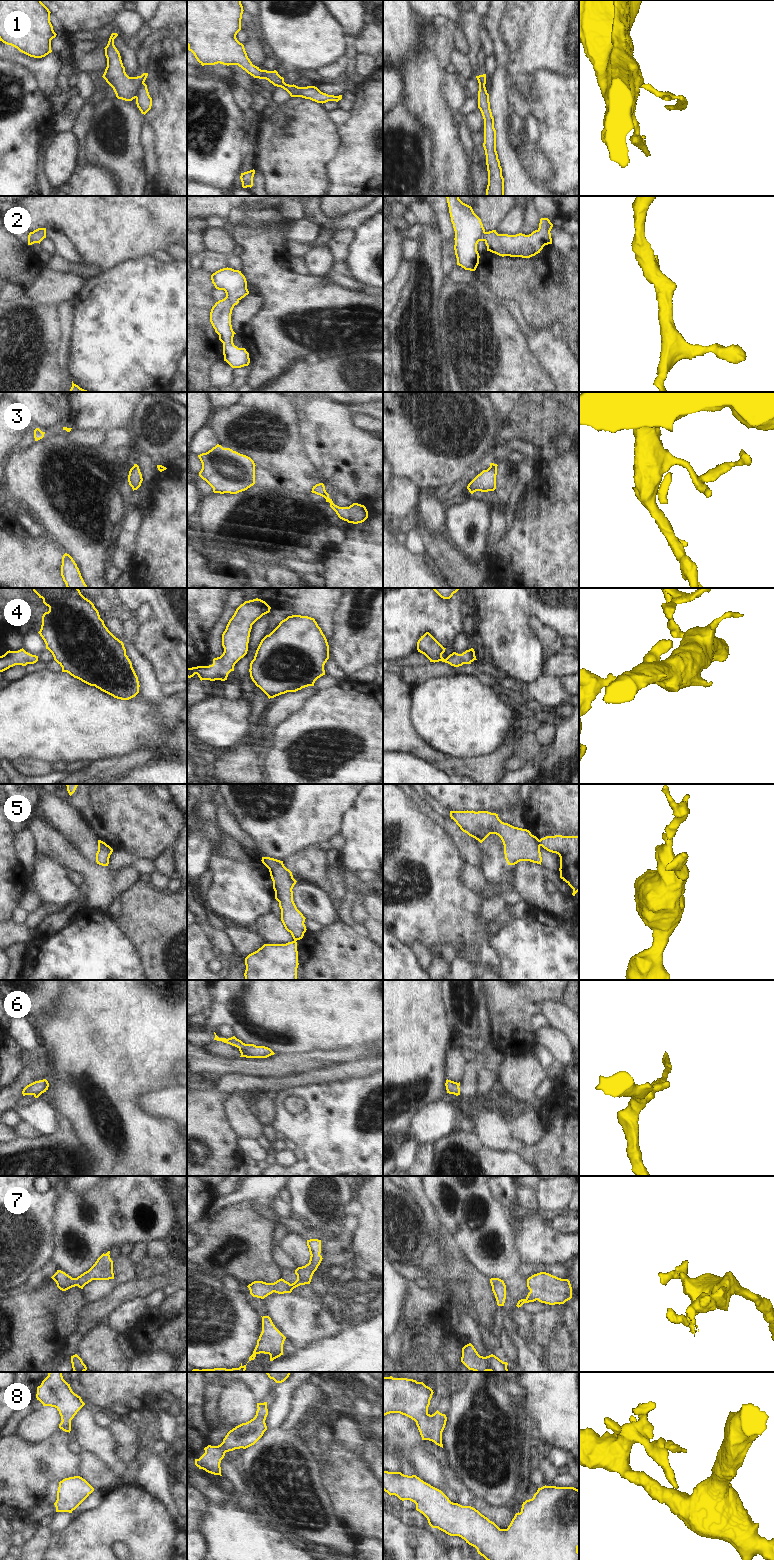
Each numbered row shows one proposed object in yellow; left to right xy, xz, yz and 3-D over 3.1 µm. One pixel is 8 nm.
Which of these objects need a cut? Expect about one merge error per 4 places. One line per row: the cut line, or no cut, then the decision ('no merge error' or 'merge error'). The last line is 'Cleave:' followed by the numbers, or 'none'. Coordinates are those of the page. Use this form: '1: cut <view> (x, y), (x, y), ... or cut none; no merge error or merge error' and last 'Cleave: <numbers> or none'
1: cut xy (143, 82), (138, 88), (135, 97); merge error
2: cut none; no merge error
3: cut none; no merge error
4: cut none; no merge error
5: cut yz (538, 840), (541, 845); merge error
6: cut none; no merge error
7: cut none; no merge error
8: cut none; no merge error
Cleave: 1, 5

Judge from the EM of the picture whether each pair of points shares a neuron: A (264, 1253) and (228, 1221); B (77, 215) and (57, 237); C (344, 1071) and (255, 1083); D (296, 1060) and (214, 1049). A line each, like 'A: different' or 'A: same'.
A: same
B: different
C: same
D: different

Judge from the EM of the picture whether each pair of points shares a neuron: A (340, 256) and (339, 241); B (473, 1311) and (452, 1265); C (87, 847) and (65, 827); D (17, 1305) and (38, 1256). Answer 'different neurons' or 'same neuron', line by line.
A: same neuron
B: same neuron
C: same neuron
D: different neurons

